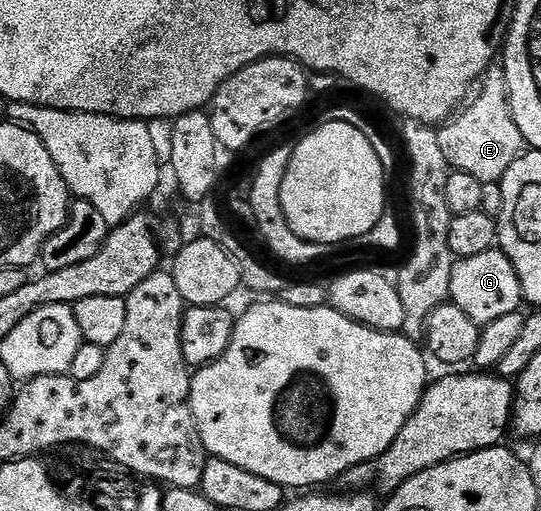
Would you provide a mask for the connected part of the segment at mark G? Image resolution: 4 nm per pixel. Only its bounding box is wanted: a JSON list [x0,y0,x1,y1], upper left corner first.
[448,247,522,327]

